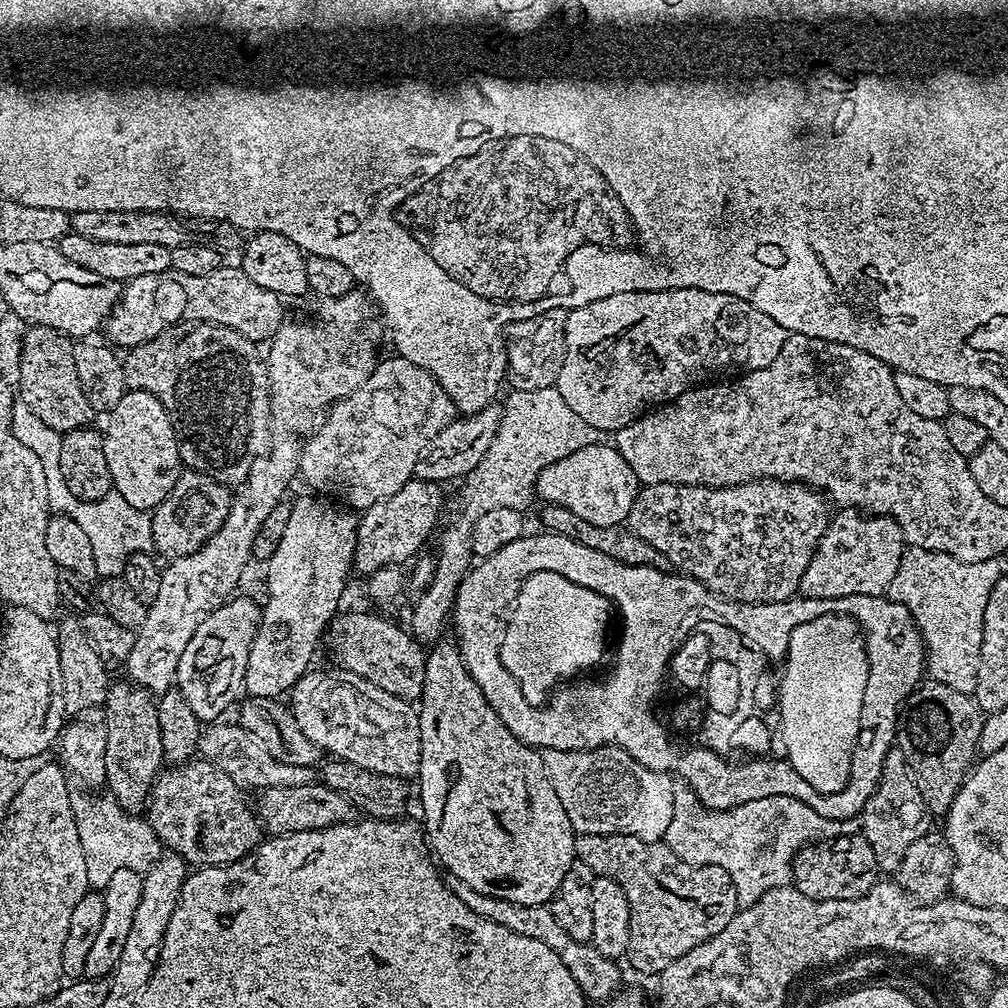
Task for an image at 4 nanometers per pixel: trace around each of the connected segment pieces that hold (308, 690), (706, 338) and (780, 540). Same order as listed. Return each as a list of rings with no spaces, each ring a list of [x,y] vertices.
[[[343,666],[315,668],[303,672],[290,689],[290,709],[303,734],[322,748],[329,757],[345,760],[347,764],[362,766],[374,774],[415,777],[420,770],[422,754],[419,711],[409,701],[374,686],[374,682],[362,678],[357,672],[349,672]]]
[[[672,288],[669,292],[619,292],[610,294],[610,298],[602,298],[598,302],[590,302],[581,308],[571,309],[565,315],[566,354],[562,362],[562,370],[554,386],[562,394],[562,398],[566,398],[566,406],[570,406],[570,410],[574,410],[578,418],[583,418],[584,421],[590,422],[590,426],[606,434],[614,434],[620,428],[625,428],[632,420],[637,419],[645,410],[666,404],[669,400],[678,399],[683,392],[703,385],[709,378],[715,377],[712,376],[715,372],[720,372],[723,368],[732,368],[735,364],[741,364],[741,369],[753,372],[762,366],[770,366],[770,362],[778,358],[778,353],[781,352],[789,335],[786,329],[778,326],[778,322],[774,322],[774,318],[770,318],[770,314],[762,314],[762,310],[758,310],[750,302],[730,294],[718,294],[697,288]]]
[[[752,480],[749,484],[739,484],[729,488],[701,488],[698,484],[645,484],[637,491],[634,506],[630,506],[626,524],[642,542],[650,542],[658,554],[666,554],[670,558],[672,568],[677,573],[690,576],[700,581],[709,592],[728,602],[737,604],[773,604],[793,599],[800,592],[802,576],[816,554],[821,538],[830,527],[830,504],[821,493],[811,489],[807,484],[794,484],[783,480]]]

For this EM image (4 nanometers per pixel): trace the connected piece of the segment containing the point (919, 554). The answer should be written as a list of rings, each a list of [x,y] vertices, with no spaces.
[[[909,547],[900,560],[890,587],[891,599],[906,606],[926,645],[926,658],[933,673],[959,692],[976,691],[976,671],[984,641],[984,611],[990,590],[1002,575],[996,560],[962,562],[944,552]]]

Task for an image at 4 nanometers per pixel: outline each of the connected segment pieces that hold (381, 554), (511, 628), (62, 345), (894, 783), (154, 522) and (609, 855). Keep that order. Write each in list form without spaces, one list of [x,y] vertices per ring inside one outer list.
[[[413,478],[402,486],[402,490],[398,490],[398,494],[390,494],[390,498],[363,509],[356,532],[355,571],[371,574],[382,568],[404,566],[436,528],[436,519],[444,504],[444,492],[440,488],[443,487],[435,480]]]
[[[537,578],[530,582],[530,586],[521,590],[518,602],[514,605],[516,617],[513,618],[512,625],[508,624],[504,629],[500,656],[506,670],[522,688],[528,703],[535,706],[543,705],[557,685],[572,678],[567,676],[572,676],[575,672],[599,662],[600,651],[604,648],[603,628],[608,624],[608,612],[604,607],[606,607],[604,597],[597,596],[594,590],[559,578]]]
[[[33,324],[23,333],[18,377],[18,392],[24,395],[23,403],[33,414],[42,418],[46,426],[65,434],[93,423],[94,409],[82,382],[78,378],[78,366],[74,364],[76,349],[73,341],[50,326]]]
[[[893,748],[883,762],[883,772],[875,794],[862,809],[864,829],[862,835],[874,850],[877,867],[884,873],[899,871],[909,849],[929,833],[931,815],[925,806],[925,799],[918,790],[917,777],[906,759],[903,749]]]
[[[184,470],[180,473],[180,478],[168,497],[154,509],[150,516],[150,538],[155,544],[155,551],[161,557],[165,556],[165,561],[171,562],[182,558],[186,554],[194,554],[194,550],[198,550],[203,544],[214,534],[218,534],[218,530],[226,523],[227,518],[232,513],[234,496],[231,496],[229,489],[225,485],[220,484],[214,478],[210,478],[204,472],[193,472]]]
[[[577,835],[576,854],[579,863],[590,866],[597,876],[605,876],[622,886],[622,894],[626,894],[626,902],[630,902],[630,946],[626,964],[636,972],[664,972],[666,966],[678,962],[699,944],[714,938],[741,907],[730,874],[721,868],[693,868],[686,861],[679,860],[663,842],[640,840],[637,836]]]

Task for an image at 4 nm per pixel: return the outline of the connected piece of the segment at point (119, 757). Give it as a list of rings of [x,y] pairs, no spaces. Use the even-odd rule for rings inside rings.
[[[131,682],[113,683],[108,690],[108,698],[102,708],[102,719],[107,727],[106,734],[106,788],[112,791],[111,798],[125,813],[140,814],[145,811],[152,795],[158,773],[165,763],[162,750],[162,726],[160,725],[160,709],[153,693],[147,692]]]

